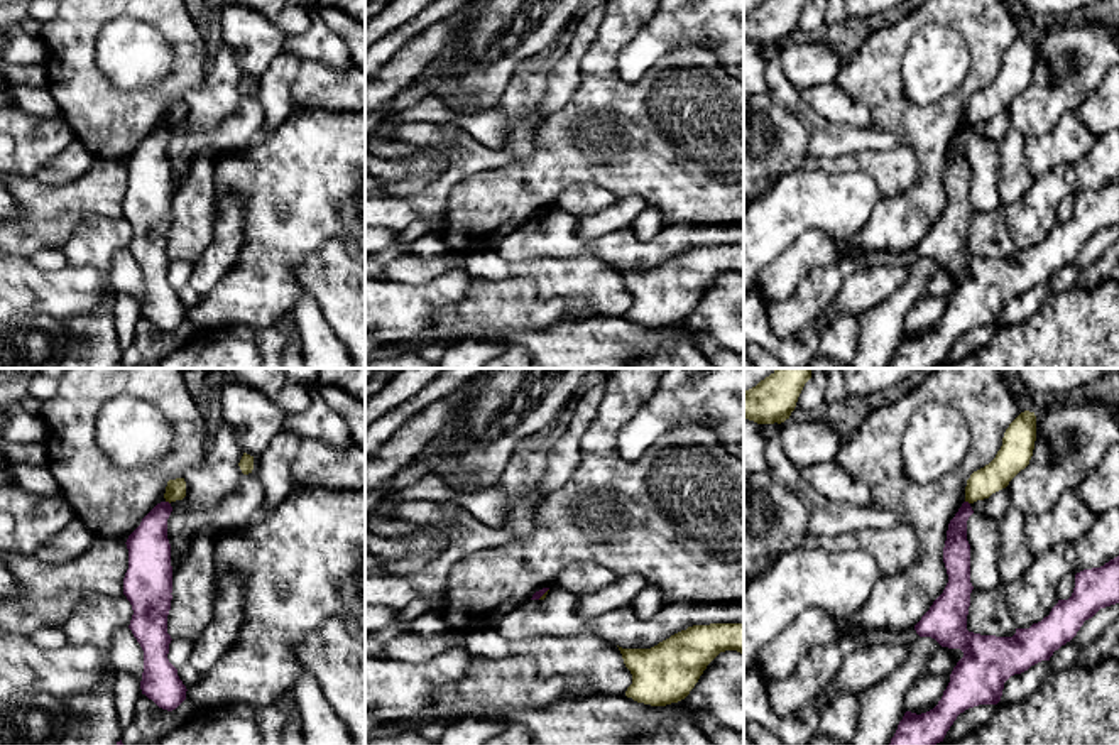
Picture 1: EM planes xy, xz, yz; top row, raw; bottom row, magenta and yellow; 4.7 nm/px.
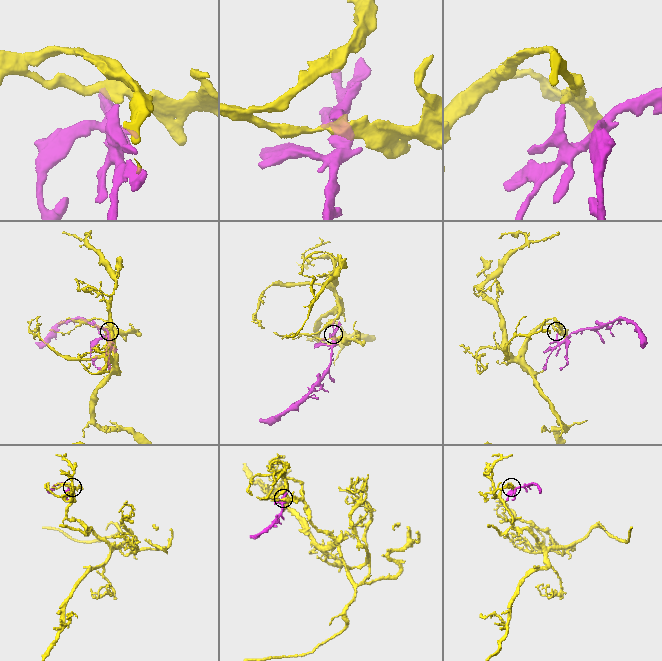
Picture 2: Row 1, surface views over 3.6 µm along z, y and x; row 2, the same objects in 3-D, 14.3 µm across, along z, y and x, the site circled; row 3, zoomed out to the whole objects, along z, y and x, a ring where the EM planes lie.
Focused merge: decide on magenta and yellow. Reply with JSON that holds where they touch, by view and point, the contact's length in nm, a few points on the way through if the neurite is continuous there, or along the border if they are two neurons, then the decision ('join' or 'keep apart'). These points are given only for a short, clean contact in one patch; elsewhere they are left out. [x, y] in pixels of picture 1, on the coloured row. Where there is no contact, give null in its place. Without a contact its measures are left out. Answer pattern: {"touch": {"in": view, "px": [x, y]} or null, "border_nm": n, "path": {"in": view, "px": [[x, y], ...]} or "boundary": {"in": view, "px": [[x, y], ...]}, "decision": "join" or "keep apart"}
{"touch": {"in": "xy", "px": [168, 502]}, "border_nm": 30, "boundary": {"in": "xy", "px": [[166, 500], [169, 504]]}, "decision": "keep apart"}

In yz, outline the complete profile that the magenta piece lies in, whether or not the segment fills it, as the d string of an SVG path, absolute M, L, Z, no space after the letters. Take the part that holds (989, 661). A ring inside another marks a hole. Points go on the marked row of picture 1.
M963 502L948 524L943 563L948 583L930 610L914 625L920 637L931 637L942 647L960 649L963 657L950 674L938 704L921 715L906 711L889 745L936 745L960 713L979 704L997 704L1004 682L1050 661L1070 642L1085 620L1100 608L1119 603L1119 556L1100 568L1075 574L1068 600L1058 600L1050 615L1013 637L980 635L967 630L970 606L970 544L967 520L974 514Z

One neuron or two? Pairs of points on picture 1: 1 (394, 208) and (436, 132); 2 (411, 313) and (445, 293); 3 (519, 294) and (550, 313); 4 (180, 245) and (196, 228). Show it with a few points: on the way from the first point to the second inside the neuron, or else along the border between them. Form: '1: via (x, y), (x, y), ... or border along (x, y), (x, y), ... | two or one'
1: via (421, 206), (458, 169), (458, 151) | one
2: via (418, 304), (425, 298), (436, 294) | one
3: via (526, 301), (538, 313), (543, 313) | one
4: via (183, 242), (193, 232) | one

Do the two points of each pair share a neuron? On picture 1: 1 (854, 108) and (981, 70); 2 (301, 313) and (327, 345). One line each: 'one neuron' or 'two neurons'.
1: two neurons
2: one neuron

